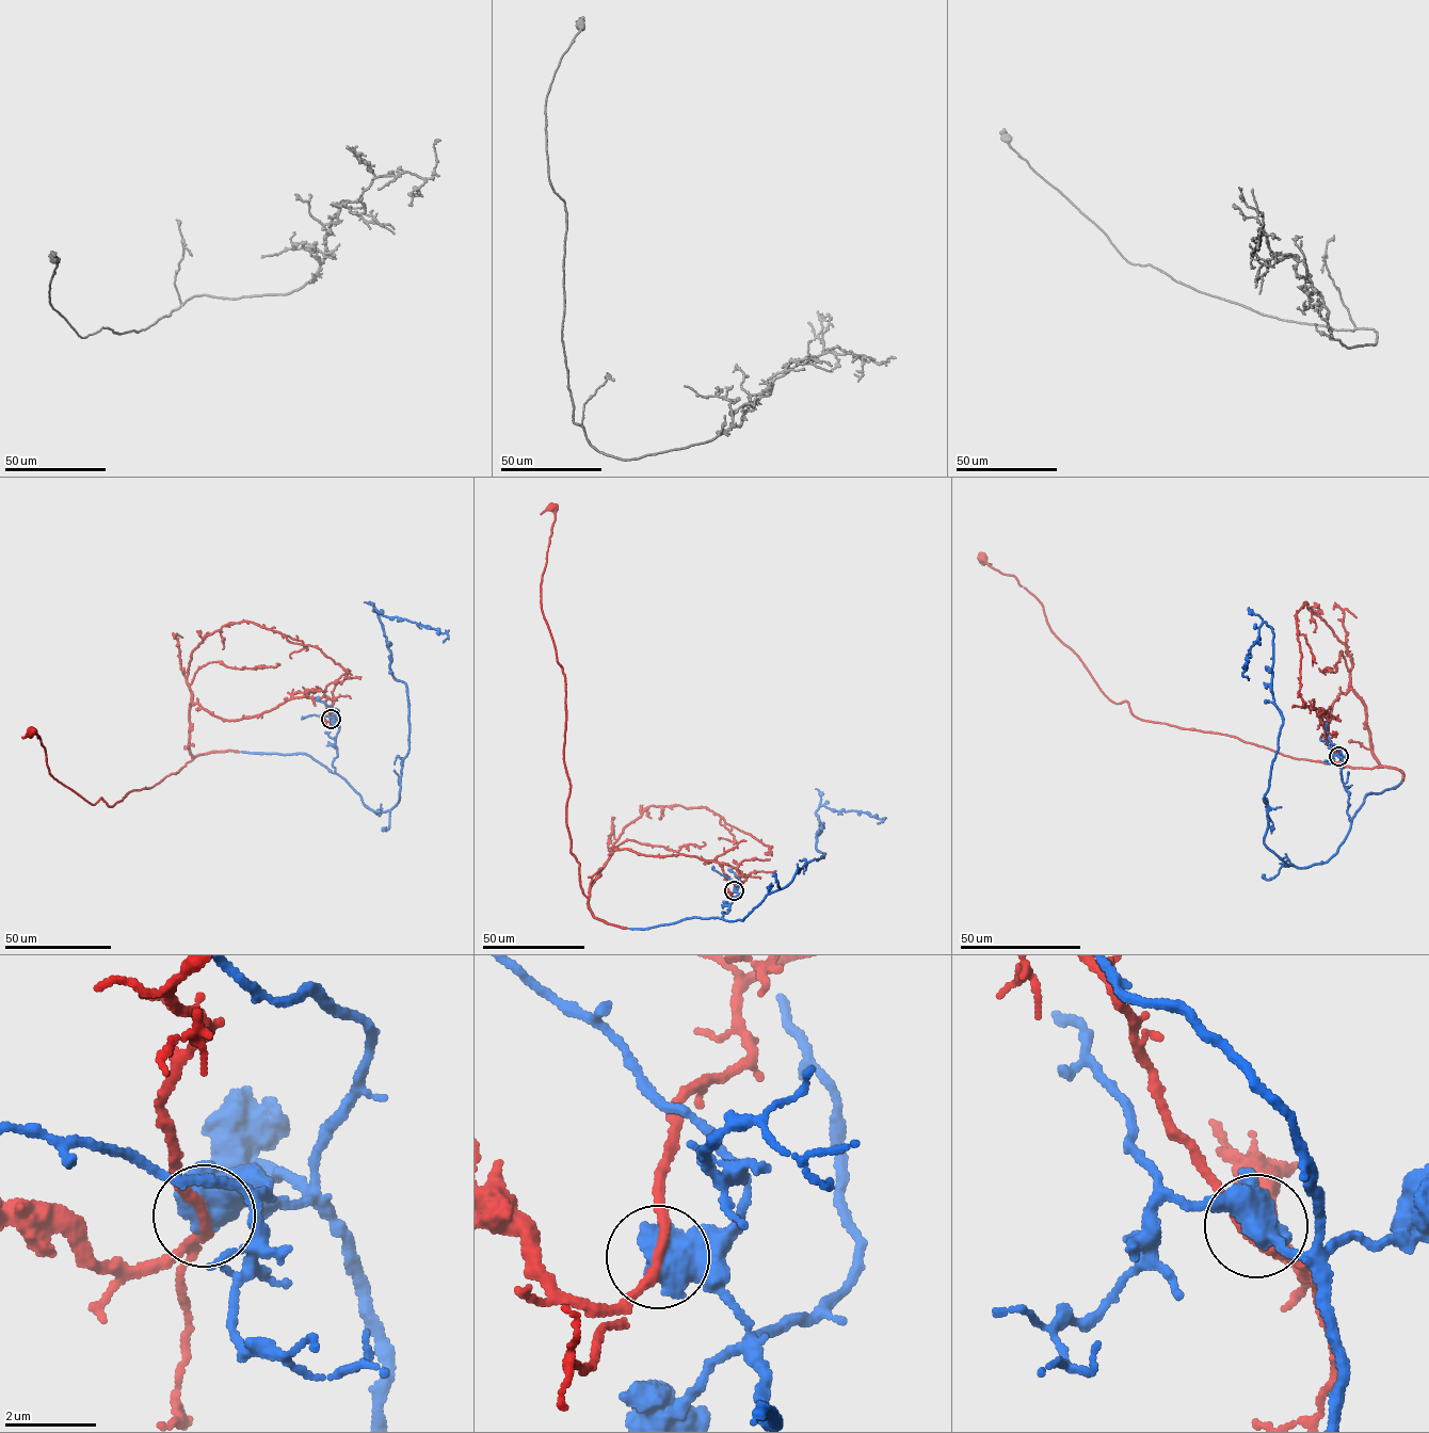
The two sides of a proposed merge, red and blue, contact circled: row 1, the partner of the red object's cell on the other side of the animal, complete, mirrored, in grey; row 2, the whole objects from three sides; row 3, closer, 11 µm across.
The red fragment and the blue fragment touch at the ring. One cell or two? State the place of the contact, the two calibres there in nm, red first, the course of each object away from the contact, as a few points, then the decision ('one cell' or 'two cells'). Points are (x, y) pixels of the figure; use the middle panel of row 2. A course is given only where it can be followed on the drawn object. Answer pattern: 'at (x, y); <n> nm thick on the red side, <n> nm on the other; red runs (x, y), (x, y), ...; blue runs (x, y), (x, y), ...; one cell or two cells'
at (734, 890); 200 nm thick on the red side, 600 nm on the other; red runs (734, 890), (743, 875), (724, 864), (623, 849), (582, 892), (566, 822), (565, 678), (541, 605), (554, 508); blue runs (734, 890), (722, 919), (741, 920), (823, 857), (820, 806), (885, 818), (877, 823); one cell

